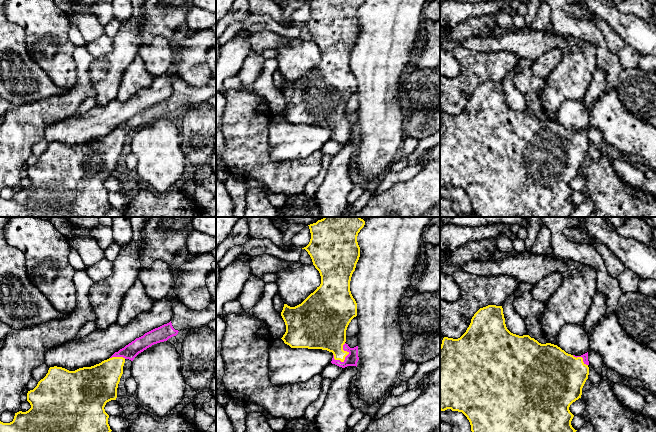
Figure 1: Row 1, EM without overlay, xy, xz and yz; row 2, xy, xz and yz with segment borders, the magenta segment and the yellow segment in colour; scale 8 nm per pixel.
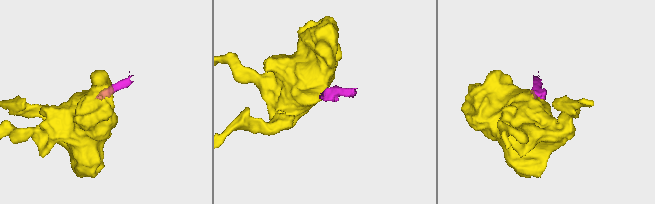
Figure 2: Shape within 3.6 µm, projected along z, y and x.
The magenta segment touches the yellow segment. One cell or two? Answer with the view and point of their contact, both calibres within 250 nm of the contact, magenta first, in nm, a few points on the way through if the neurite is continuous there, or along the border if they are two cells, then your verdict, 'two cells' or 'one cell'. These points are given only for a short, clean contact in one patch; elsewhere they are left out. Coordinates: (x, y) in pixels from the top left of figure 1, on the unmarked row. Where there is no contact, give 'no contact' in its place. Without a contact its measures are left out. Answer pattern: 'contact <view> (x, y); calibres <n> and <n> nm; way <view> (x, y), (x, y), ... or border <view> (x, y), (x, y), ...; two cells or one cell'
contact xz (347, 131); calibres 100 and 300 nm; way xz (351, 135), (347, 131), (334, 118), (327, 107); one cell

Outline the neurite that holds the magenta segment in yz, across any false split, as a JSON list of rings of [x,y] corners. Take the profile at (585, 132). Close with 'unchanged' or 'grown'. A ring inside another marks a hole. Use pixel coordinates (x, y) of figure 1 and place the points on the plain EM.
[[[488,81],[480,84],[472,93],[466,108],[458,115],[444,113],[440,122],[440,186],[462,188],[470,198],[472,213],[478,217],[570,217],[575,210],[571,197],[574,191],[570,188],[570,181],[581,174],[582,164],[589,151],[588,128],[575,132],[566,129],[557,121],[541,120],[529,111],[519,112],[511,109],[505,100],[502,82]]] | grown

